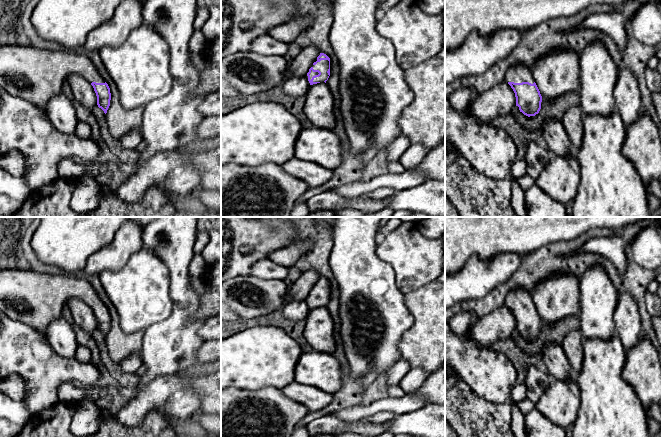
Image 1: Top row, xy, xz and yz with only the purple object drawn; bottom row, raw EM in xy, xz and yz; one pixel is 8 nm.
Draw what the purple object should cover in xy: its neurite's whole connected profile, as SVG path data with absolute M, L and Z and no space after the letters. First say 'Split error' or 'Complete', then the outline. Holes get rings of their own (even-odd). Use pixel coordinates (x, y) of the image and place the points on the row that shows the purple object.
Split error. M34 45L0 46L0 87L8 94L32 103L45 114L49 99L62 92L63 80L70 74L78 74L91 83L97 96L97 105L106 114L111 100L110 88L87 55L73 50L41 49Z

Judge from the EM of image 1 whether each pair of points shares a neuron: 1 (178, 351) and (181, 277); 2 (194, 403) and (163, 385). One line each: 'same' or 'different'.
1: same
2: same

